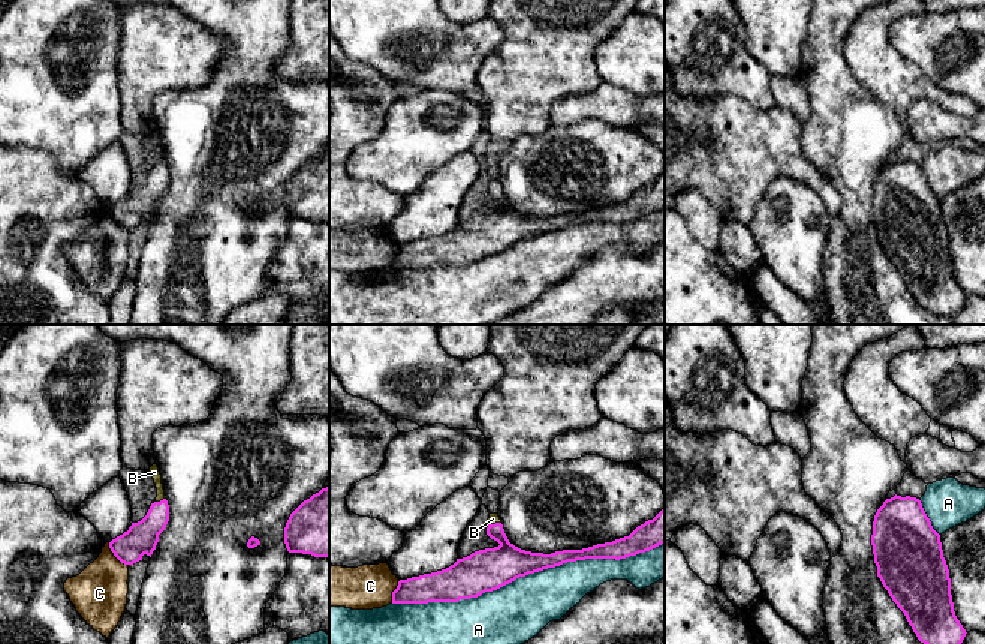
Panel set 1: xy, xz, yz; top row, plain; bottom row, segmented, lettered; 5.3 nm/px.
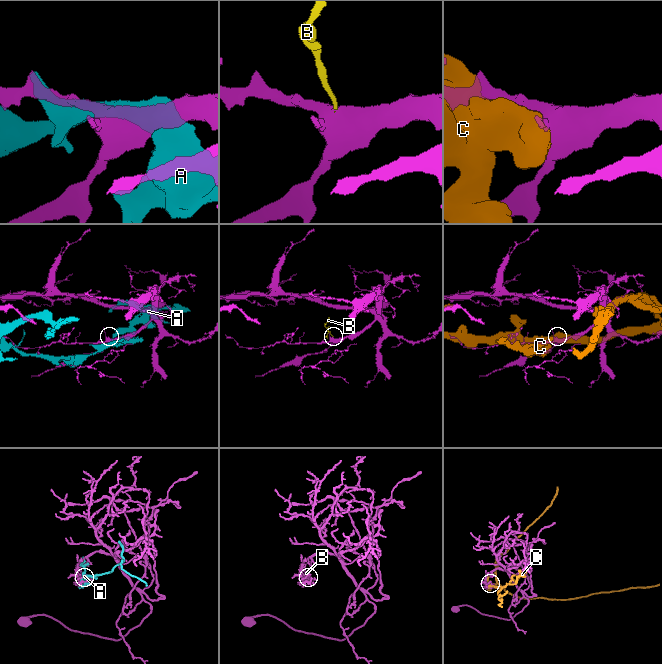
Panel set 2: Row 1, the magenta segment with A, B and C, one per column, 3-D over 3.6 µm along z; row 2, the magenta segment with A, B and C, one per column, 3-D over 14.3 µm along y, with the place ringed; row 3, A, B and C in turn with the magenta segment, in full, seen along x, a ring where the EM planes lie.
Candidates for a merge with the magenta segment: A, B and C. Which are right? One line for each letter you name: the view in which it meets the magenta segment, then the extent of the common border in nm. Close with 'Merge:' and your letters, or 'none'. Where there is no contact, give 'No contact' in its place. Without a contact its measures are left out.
B: Touches magenta in xy. Shared border 60 nm
Merge: B

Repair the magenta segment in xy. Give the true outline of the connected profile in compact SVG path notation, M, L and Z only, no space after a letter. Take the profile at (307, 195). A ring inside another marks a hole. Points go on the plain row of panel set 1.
M329 151L304 165L284 192L289 217L329 222Z

